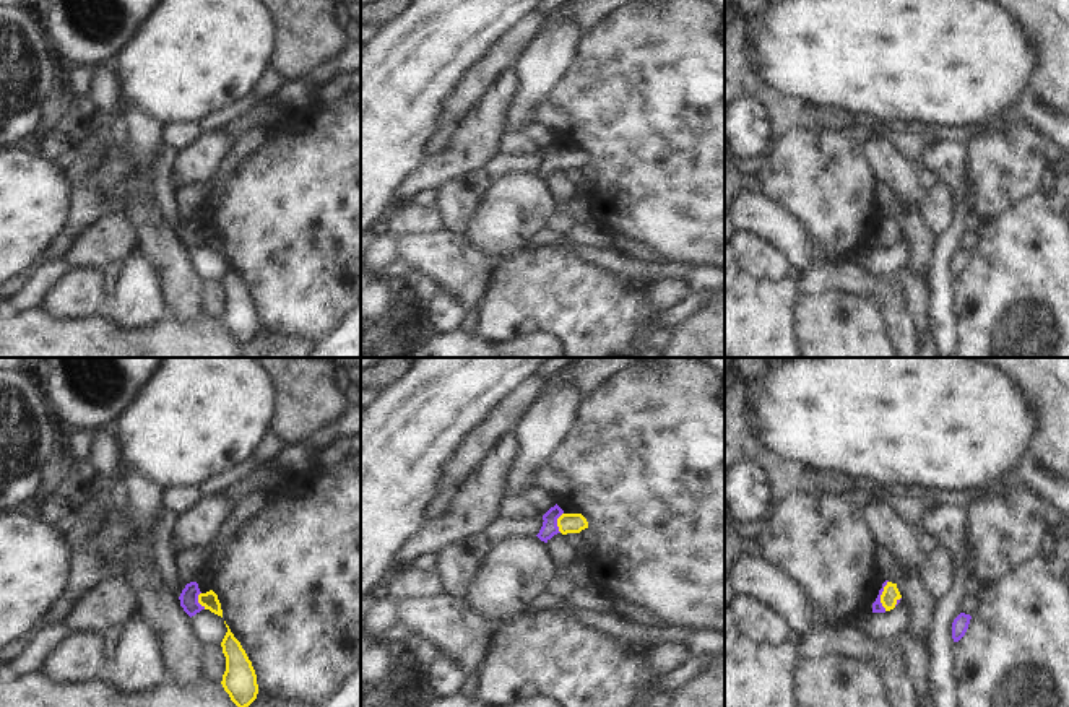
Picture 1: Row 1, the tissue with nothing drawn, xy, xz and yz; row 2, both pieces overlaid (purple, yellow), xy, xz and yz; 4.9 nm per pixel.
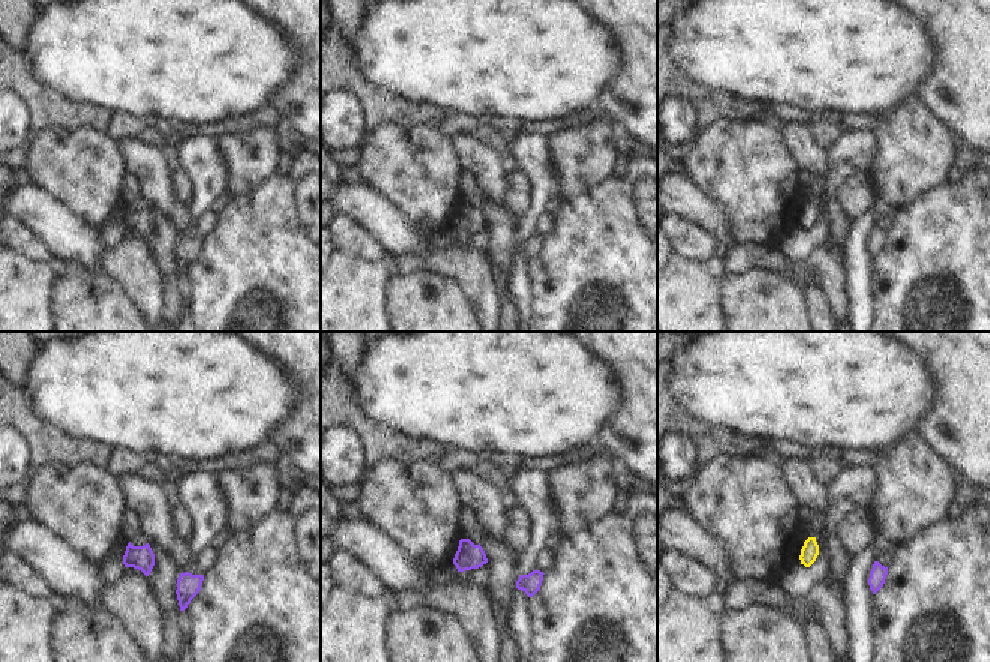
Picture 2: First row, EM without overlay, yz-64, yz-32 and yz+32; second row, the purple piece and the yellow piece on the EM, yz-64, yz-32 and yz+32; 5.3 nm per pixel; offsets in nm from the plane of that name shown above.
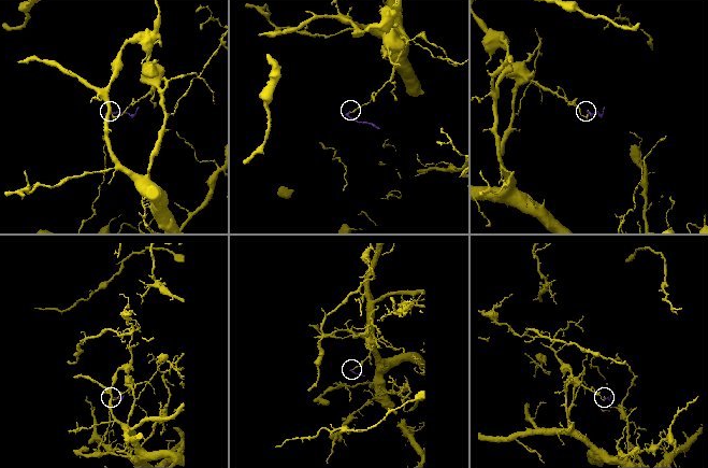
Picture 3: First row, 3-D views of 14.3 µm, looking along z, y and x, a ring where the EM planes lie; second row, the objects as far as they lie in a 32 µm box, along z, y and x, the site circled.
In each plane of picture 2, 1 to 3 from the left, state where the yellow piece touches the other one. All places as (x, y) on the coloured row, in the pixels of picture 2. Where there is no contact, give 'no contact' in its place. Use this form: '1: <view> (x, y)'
1: no contact
2: no contact
3: no contact

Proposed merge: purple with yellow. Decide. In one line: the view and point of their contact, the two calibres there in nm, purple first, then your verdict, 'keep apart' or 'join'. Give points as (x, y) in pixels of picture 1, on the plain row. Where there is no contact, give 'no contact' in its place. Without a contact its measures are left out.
meets purple in yz at (881, 229); 50 nm thick on the purple side, 90 nm on the other; join

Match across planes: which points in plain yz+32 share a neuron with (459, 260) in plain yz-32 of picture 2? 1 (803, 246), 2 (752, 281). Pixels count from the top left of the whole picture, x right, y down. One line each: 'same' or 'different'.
1: different
2: different

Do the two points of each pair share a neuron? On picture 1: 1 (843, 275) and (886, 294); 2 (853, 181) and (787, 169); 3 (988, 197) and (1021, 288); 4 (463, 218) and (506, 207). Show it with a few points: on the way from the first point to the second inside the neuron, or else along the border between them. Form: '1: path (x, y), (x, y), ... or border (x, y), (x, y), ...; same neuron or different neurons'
1: path (853, 280), (876, 290); same neuron
2: path (837, 181), (826, 181), (803, 171); same neuron
3: border (1029, 197), (998, 215), (985, 218); different neurons
4: border (496, 182), (484, 197), (467, 233); different neurons

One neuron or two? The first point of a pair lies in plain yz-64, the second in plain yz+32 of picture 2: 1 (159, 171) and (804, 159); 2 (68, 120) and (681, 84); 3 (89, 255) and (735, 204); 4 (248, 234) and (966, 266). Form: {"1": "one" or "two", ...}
{"1": "one", "2": "one", "3": "two", "4": "one"}

